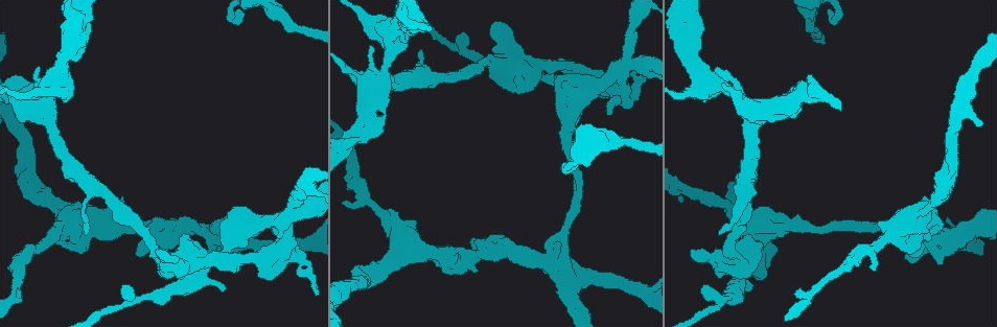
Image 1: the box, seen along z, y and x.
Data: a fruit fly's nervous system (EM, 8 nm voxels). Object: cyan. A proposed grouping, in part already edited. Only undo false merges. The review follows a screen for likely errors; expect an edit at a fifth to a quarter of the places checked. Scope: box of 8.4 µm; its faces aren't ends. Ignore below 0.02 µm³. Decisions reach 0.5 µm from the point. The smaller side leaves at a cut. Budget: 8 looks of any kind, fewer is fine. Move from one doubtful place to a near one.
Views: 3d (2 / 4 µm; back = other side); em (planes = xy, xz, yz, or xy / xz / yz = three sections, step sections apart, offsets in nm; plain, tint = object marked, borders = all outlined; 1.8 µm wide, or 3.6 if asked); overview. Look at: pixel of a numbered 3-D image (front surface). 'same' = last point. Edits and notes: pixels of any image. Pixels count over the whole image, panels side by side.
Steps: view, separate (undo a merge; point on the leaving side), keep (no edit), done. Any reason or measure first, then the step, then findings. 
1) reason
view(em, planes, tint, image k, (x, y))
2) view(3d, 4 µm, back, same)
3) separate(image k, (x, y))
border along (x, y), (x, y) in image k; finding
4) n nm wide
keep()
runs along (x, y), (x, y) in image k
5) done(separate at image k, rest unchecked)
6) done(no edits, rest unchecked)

four or more arms meet
view(3d, 2 µm, back, image 1, (718, 85))

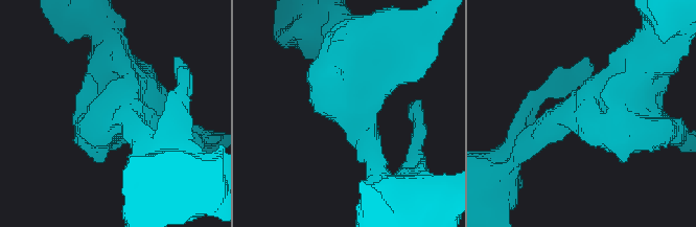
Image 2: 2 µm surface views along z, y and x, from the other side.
4 arms; need the tissue
view(em, planes, tint, image 2, (362, 107))

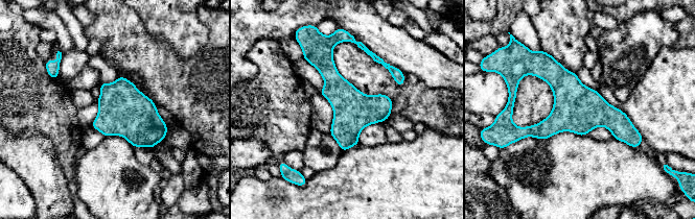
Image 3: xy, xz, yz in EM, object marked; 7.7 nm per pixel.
300 nm wide
keep()
all the same neuron

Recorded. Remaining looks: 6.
sharp bend
view(em, planes, tint, image 1, (498, 249))

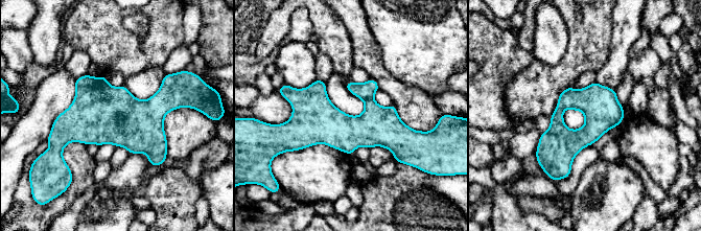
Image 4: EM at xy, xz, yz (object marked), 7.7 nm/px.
280 nm wide
keep()
runs along (289, 128), (412, 132) in image 4; continuous, no second neuron

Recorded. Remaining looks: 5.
two arms at a narrow angle
view(3d, 4 µm, image 1, (922, 219))

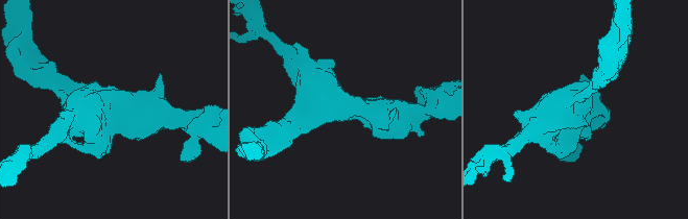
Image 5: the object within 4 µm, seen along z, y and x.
shape alone is not enough
view(em, xz, step 16, tint, image 5, (341, 110))

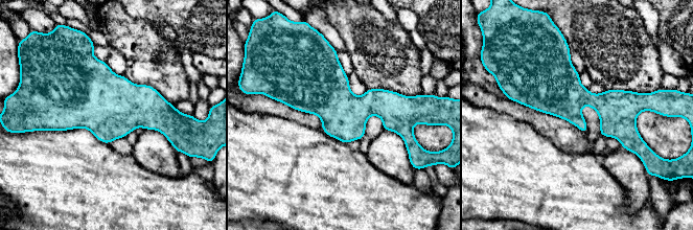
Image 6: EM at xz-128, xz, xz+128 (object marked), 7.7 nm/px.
another direction
view(em, planes, tint, same)

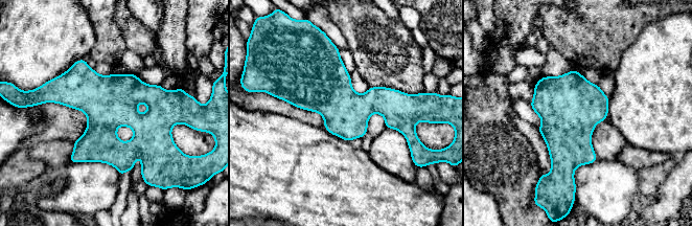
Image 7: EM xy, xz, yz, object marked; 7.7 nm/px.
keep()
all the same neuron

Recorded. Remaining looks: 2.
branch point
view(em, 3.6 µm, planes, borders, image 1, (955, 237))

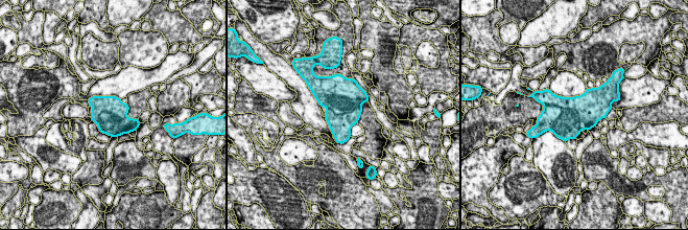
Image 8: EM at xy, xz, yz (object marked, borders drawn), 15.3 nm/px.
separate(image 8, (563, 122))
border along (544, 104), (573, 109), (582, 130) in image 8; two neurons meet here

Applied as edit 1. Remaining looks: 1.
done(separate at image 8, rest unchecked)

